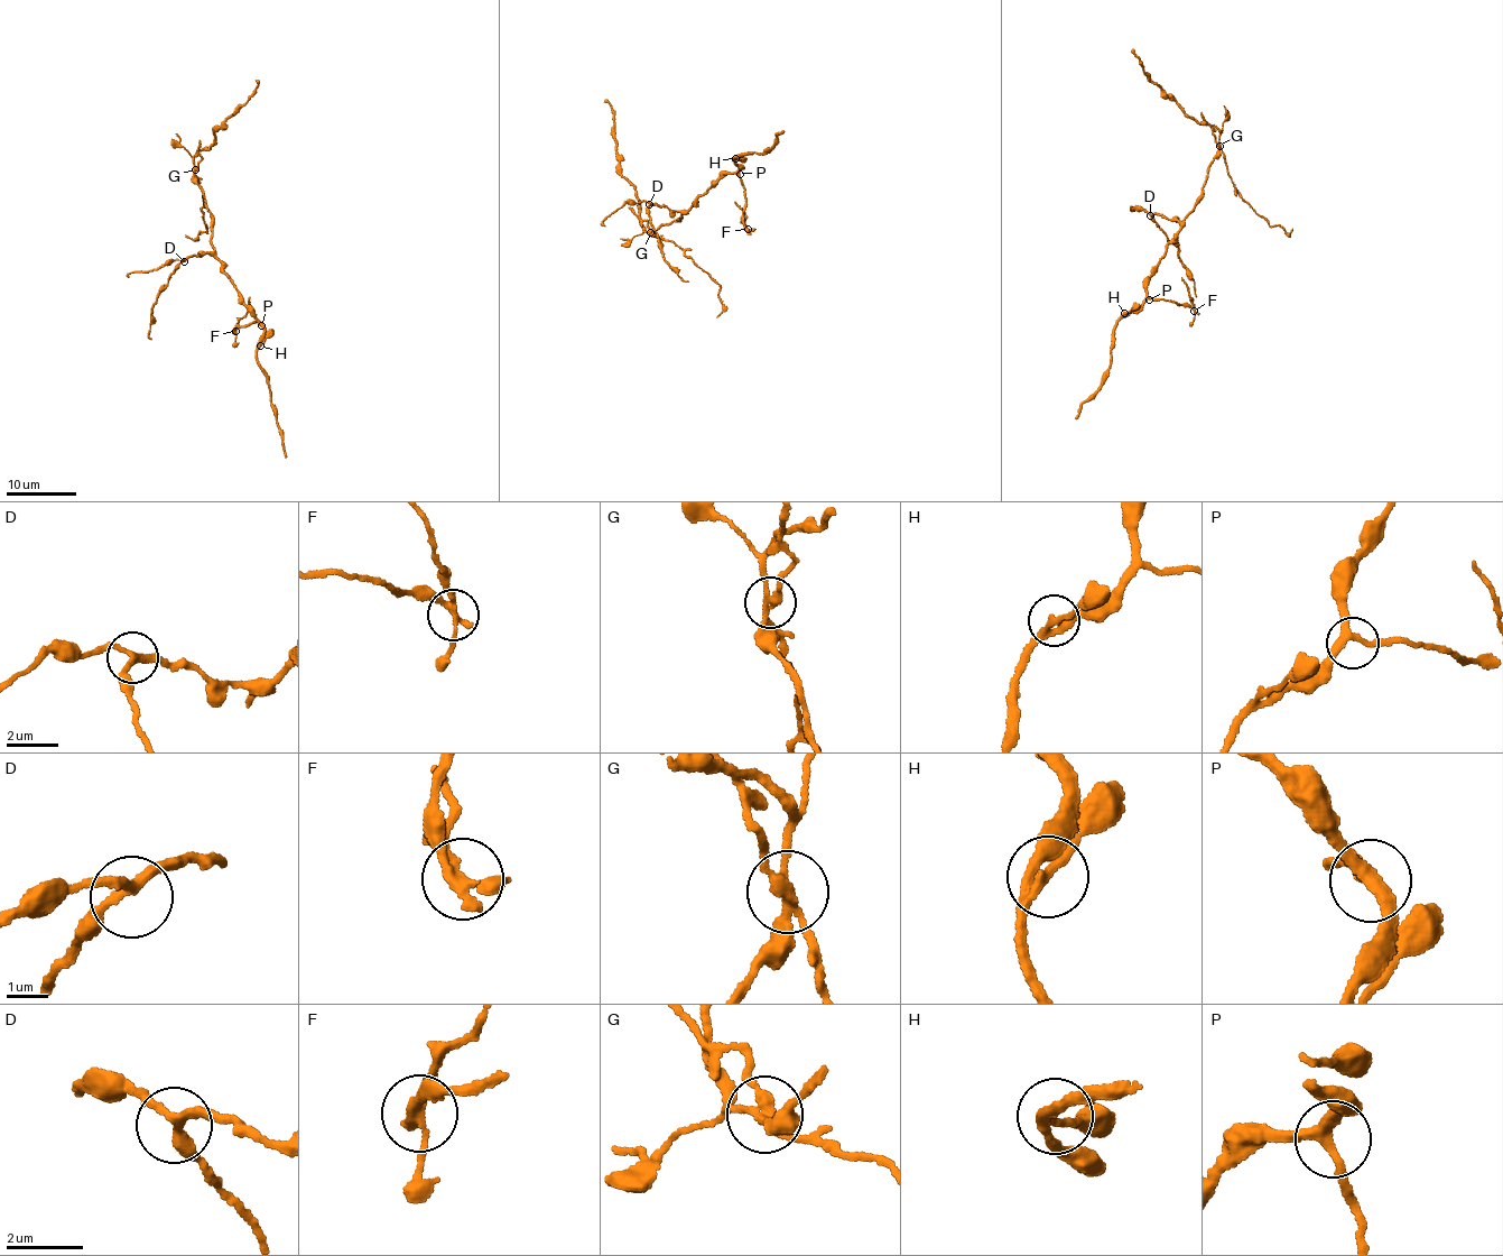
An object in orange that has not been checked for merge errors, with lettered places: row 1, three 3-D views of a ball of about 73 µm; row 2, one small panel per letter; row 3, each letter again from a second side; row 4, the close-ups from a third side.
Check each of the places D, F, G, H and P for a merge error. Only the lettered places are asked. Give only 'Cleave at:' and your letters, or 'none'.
Cleave at: F, G

